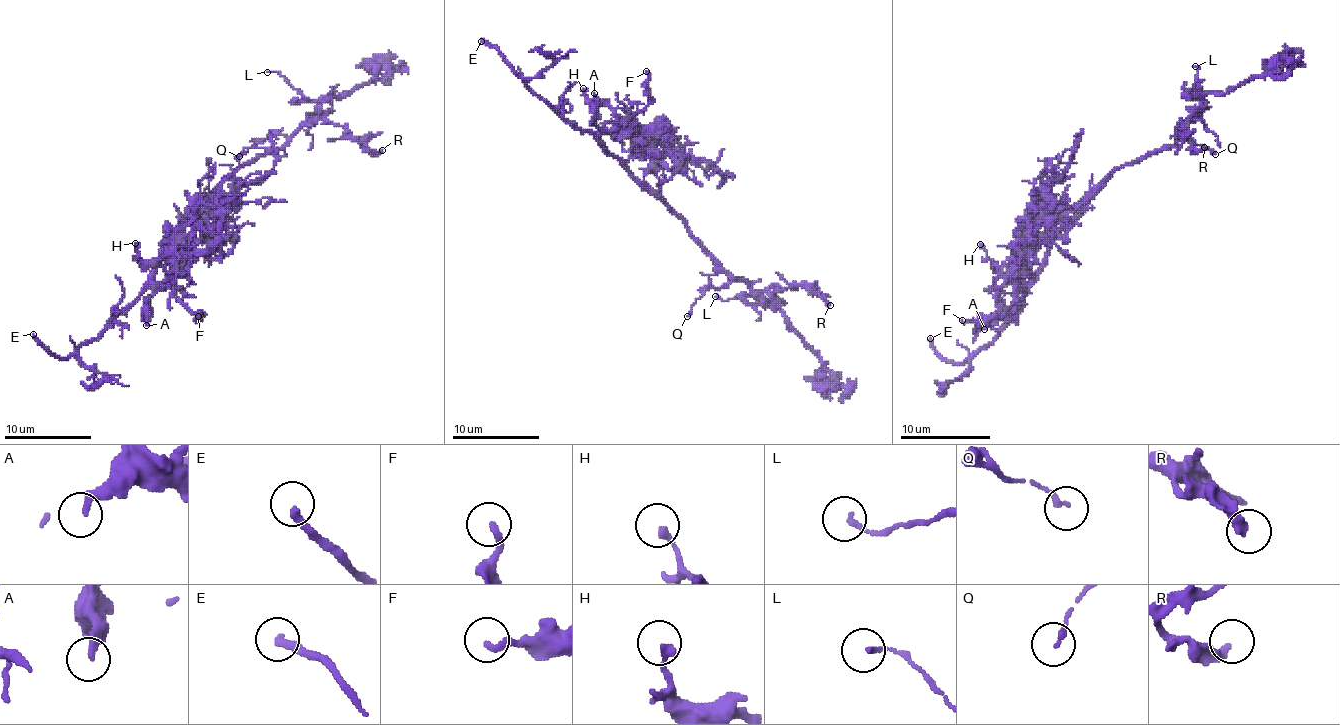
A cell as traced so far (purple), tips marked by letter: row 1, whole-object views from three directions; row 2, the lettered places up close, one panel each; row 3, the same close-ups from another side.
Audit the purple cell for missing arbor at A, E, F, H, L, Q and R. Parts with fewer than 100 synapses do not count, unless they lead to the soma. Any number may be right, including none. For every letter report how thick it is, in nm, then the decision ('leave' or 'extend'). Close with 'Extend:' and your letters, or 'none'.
A: 260 nm thick; leave
E: 260 nm thick; extend
F: 200 nm thick; leave
H: 200 nm thick; leave
L: 170 nm thick; leave
Q: 170 nm thick; leave
R: 320 nm thick; leave
Extend: E

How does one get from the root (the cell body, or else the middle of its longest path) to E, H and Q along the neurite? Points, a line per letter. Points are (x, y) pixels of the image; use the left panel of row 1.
E: (211, 195), (167, 243), (154, 277), (96, 338), (87, 340), (68, 358), (57, 358), (33, 334)
H: (211, 195), (213, 208), (209, 212), (209, 230), (170, 271), (161, 264), (148, 264), (137, 254), (135, 243)
Q: (211, 195), (239, 167), (276, 152), (287, 139), (282, 134), (269, 134), (245, 147), (239, 156)

